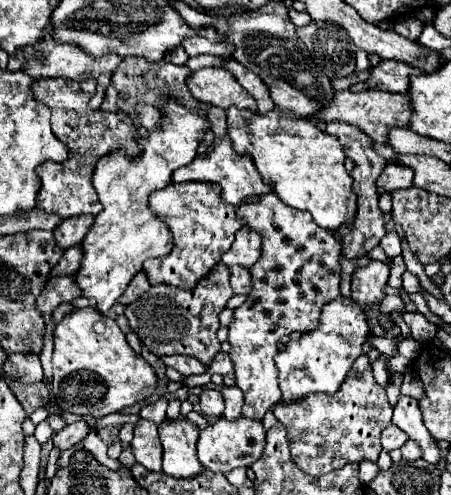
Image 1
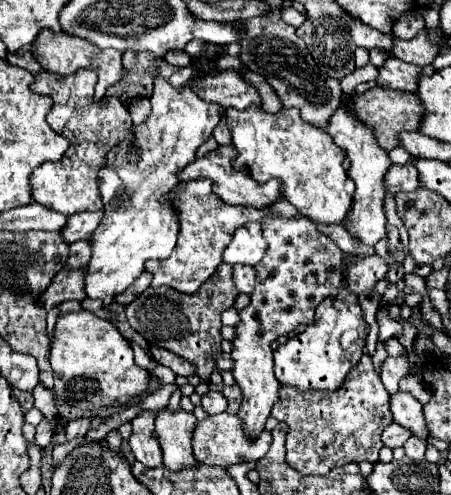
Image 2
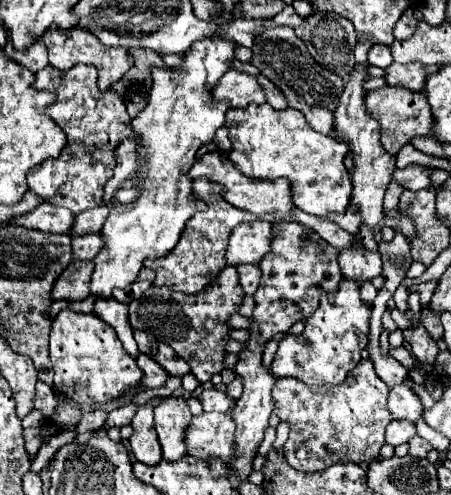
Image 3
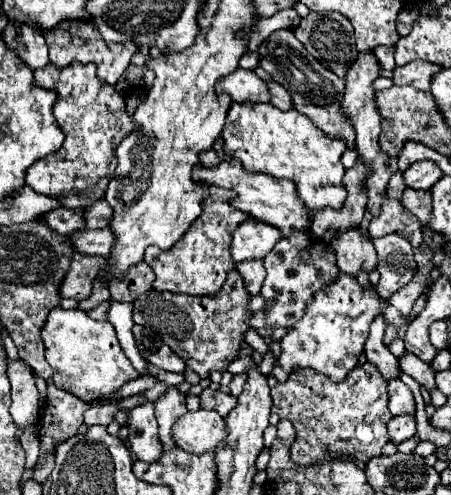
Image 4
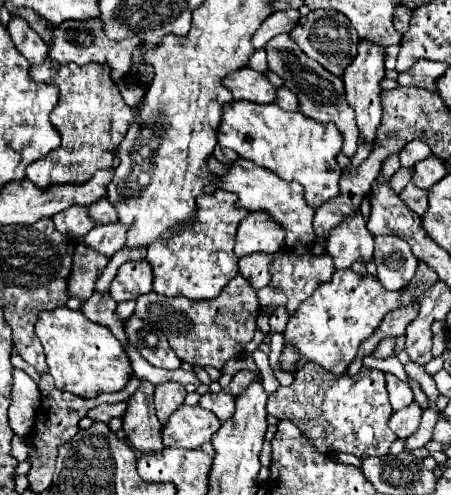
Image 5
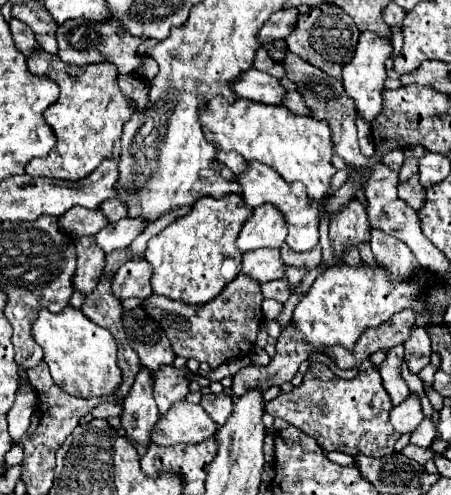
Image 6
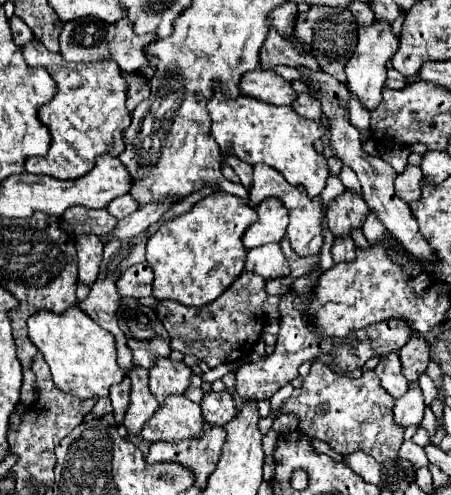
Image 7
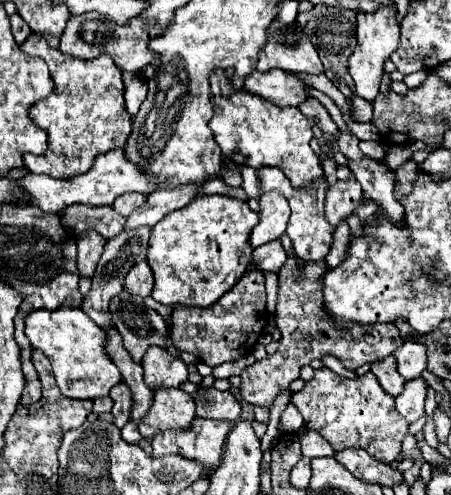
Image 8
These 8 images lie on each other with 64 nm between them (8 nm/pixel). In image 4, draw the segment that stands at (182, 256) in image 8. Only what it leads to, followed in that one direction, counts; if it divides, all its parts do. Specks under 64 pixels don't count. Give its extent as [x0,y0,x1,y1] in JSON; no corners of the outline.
[144,186,248,296]

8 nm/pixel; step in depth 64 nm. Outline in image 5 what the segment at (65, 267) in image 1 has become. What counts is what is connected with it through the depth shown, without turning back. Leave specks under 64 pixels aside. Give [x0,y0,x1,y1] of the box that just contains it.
[82,222,128,258]

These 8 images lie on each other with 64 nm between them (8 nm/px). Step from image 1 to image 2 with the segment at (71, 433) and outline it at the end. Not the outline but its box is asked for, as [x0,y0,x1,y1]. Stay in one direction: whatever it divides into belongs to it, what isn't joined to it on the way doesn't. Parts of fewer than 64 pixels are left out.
[66,418,92,440]

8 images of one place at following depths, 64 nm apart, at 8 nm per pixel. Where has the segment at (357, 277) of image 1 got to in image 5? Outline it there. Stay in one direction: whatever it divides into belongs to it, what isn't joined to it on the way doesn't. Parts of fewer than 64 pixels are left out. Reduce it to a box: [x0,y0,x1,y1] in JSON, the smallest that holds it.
[326,212,374,268]

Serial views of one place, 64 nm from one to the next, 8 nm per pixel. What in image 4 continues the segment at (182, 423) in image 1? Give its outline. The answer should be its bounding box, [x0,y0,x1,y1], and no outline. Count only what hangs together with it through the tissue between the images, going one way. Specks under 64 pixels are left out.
[156,386,186,450]

